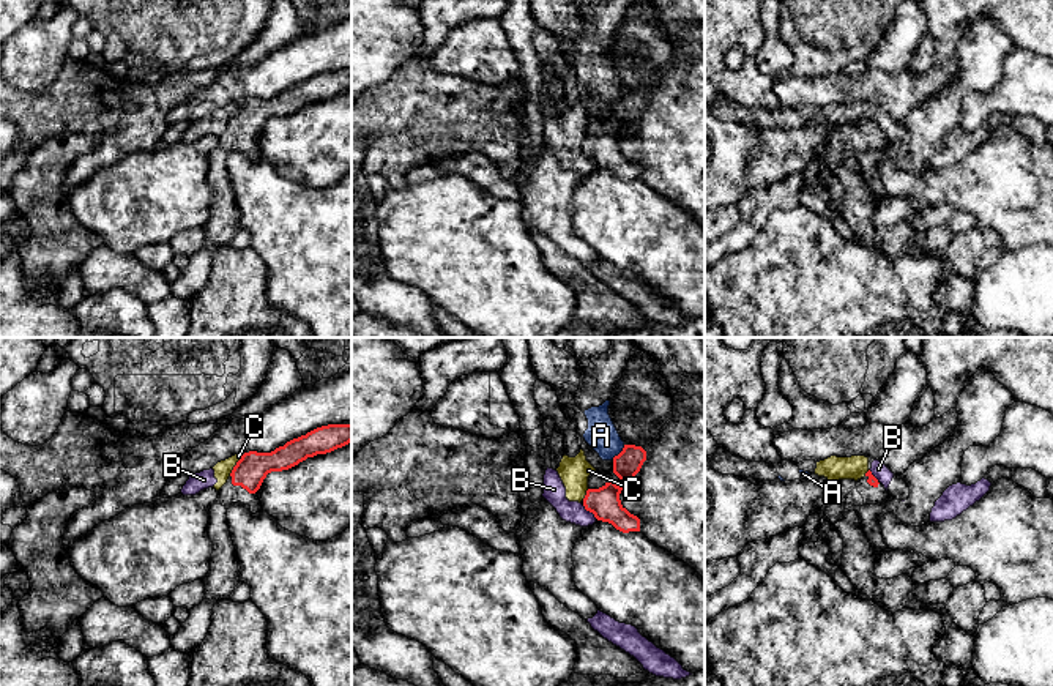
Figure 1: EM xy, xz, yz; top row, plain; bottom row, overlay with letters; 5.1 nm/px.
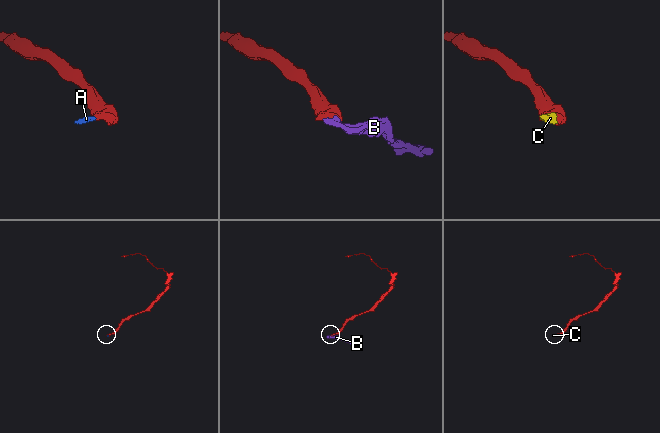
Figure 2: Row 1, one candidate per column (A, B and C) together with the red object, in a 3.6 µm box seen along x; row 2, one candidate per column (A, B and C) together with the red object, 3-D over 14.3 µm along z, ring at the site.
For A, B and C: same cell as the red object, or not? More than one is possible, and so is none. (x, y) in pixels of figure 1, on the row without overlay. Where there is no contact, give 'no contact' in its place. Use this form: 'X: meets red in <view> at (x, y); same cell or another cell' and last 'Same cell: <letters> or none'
A: meets red in xz at (620, 100); another cell
B: meets red in xz at (590, 158); another cell
C: meets red in xy at (235, 112); another cell
Same cell: none

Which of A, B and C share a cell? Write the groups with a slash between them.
A B C

